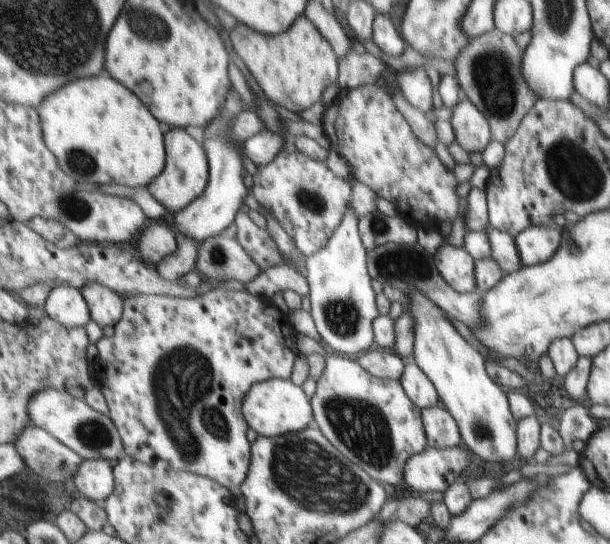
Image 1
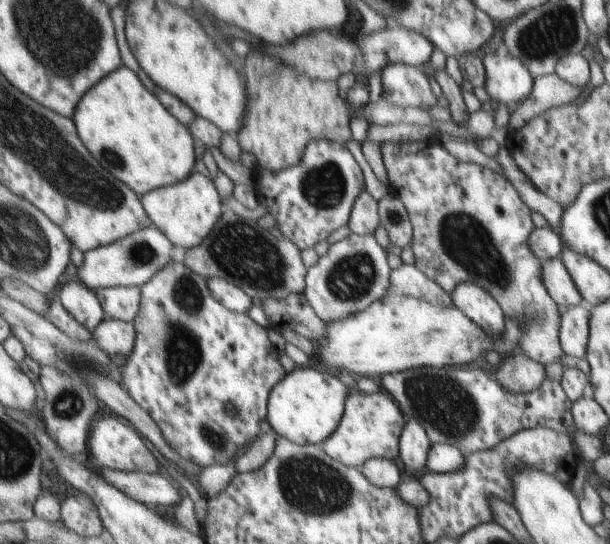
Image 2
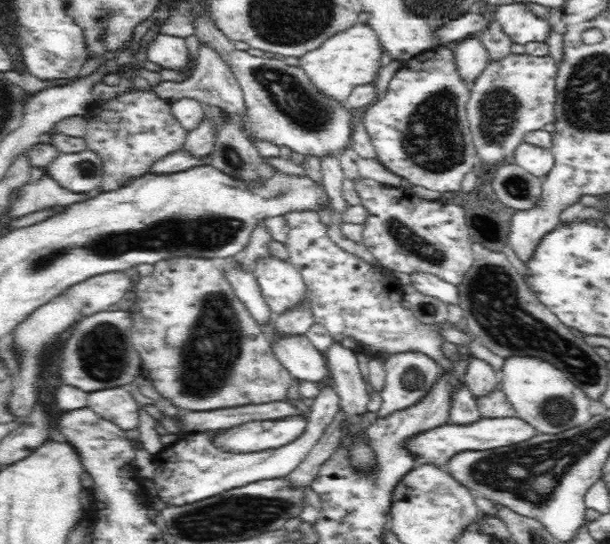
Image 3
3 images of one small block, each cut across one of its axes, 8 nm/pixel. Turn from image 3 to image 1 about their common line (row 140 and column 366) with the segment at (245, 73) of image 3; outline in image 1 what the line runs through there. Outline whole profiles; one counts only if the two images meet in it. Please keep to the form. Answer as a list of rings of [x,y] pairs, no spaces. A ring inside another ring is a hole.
[[[349,204],[342,222],[328,241],[328,246],[318,254],[307,257],[308,278],[312,287],[312,316],[322,340],[341,356],[356,357],[375,346],[374,322],[380,314],[379,310],[376,310],[377,296],[372,290],[370,275],[366,268],[366,253],[367,250],[359,235],[359,217]]]

